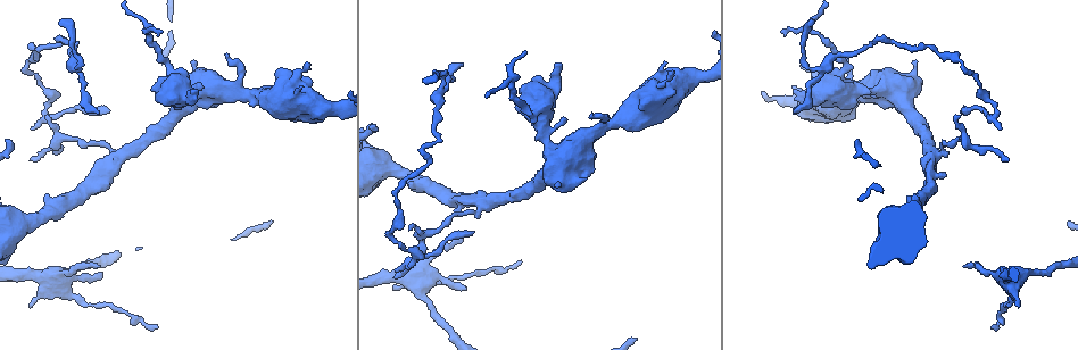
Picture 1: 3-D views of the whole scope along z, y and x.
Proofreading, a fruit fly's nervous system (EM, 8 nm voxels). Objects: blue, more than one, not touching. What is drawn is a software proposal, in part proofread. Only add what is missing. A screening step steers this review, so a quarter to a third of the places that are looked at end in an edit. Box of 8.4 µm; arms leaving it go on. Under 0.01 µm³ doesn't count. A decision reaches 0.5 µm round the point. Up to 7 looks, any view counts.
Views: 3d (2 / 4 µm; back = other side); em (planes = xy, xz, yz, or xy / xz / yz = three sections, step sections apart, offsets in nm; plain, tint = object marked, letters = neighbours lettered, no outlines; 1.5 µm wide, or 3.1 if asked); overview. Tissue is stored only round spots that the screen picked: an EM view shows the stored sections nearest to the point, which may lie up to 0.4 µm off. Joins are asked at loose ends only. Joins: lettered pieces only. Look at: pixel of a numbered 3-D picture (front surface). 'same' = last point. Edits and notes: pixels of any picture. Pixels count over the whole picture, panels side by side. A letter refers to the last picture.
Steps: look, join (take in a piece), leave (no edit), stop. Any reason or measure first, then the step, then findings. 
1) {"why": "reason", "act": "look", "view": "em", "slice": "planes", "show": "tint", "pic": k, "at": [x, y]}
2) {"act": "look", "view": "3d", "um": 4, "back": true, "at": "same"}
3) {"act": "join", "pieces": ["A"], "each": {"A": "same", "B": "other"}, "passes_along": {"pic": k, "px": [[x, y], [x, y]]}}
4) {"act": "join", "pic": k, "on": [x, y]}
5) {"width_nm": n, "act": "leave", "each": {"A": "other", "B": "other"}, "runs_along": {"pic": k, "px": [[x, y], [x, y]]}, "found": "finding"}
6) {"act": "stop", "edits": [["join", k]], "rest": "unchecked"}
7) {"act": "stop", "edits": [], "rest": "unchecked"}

{"why": "an open end", "act": "look", "view": "em", "slice": "xz", "step": 8, "show": "letters", "pic": 1, "at": [1018, 308]}

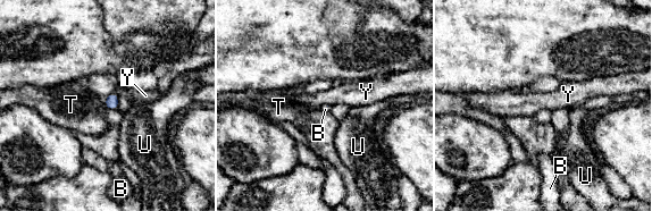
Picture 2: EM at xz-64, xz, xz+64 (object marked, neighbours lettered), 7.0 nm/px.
{"why": "another direction", "act": "look", "view": "em", "slice": "planes", "show": "letters", "at": "same"}

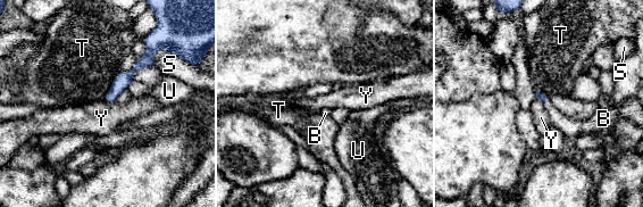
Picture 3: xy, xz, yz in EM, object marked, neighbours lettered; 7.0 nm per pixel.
{"act": "join", "pieces": ["B"], "each": {"B": "same", "S": "other", "T": "other", "U": "other", "Y": "other"}, "passes_along": {"pic": 3, "px": [[544, 98], [547, 104], [570, 129]]}, "found": "it goes on there"}

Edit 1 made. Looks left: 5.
{"why": "redraw", "act": "look", "view": "overview"}

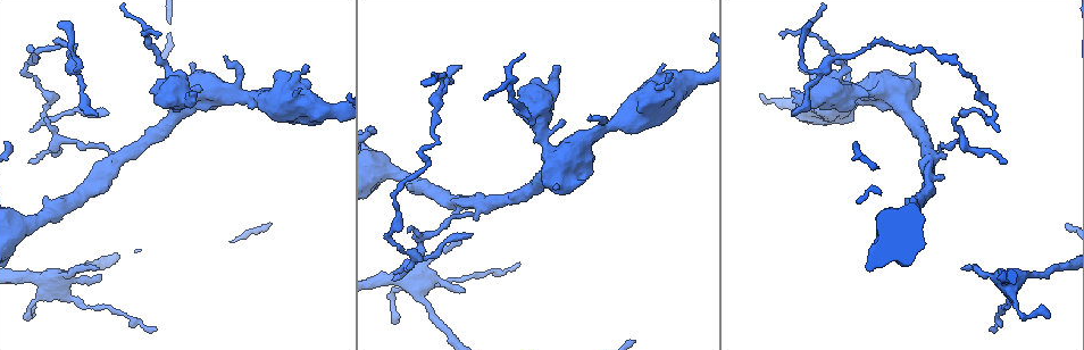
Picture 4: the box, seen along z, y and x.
{"act": "look", "view": "em", "slice": "planes", "show": "letters", "pic": 4, "at": [107, 111]}

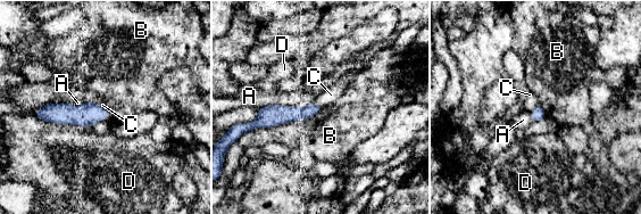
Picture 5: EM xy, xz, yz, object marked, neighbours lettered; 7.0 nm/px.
{"width_nm": 90, "longest_contact_nm": ["B", 600], "act": "leave", "each": {"A": "other", "B": "other", "C": "other", "D": "other"}, "found": "none of them fits"}

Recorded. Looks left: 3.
{"why": "an open end", "act": "look", "view": "3d", "um": 2, "pic": 4, "at": [96, 115]}

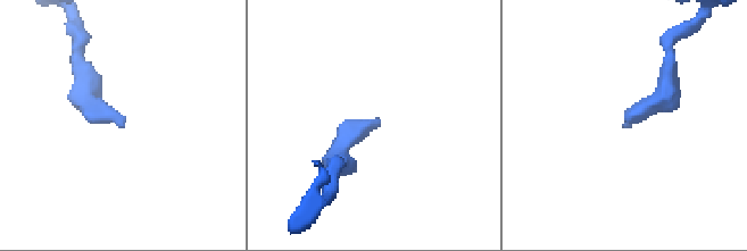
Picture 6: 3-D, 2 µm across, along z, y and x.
{"why": "now the EM", "act": "look", "view": "em", "slice": "planes", "show": "plain", "pic": 6, "at": [625, 125]}

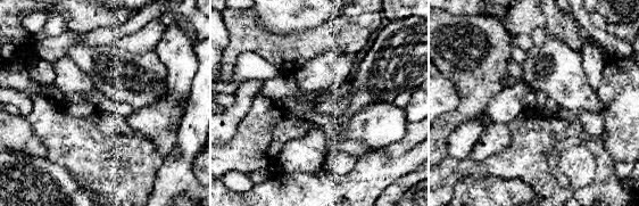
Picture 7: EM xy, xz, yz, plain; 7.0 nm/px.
{"act": "look", "view": "em", "slice": "planes", "show": "letters", "at": "same"}

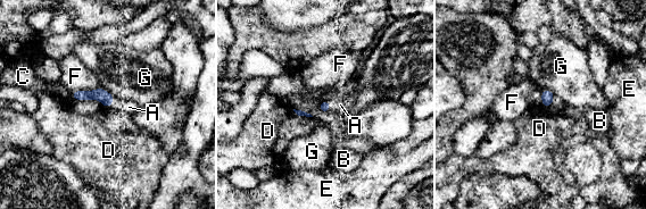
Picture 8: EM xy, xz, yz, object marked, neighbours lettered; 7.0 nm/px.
{"act": "join", "pieces": ["A"], "each": {"A": "same", "B": "other", "C": "other", "D": "other", "E": "other", "F": "other", "G": "other"}, "found": "it goes on there"}

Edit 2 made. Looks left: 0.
{"act": "stop", "edits": [["join", 3], ["join", 8]], "rest": "unchecked"}

